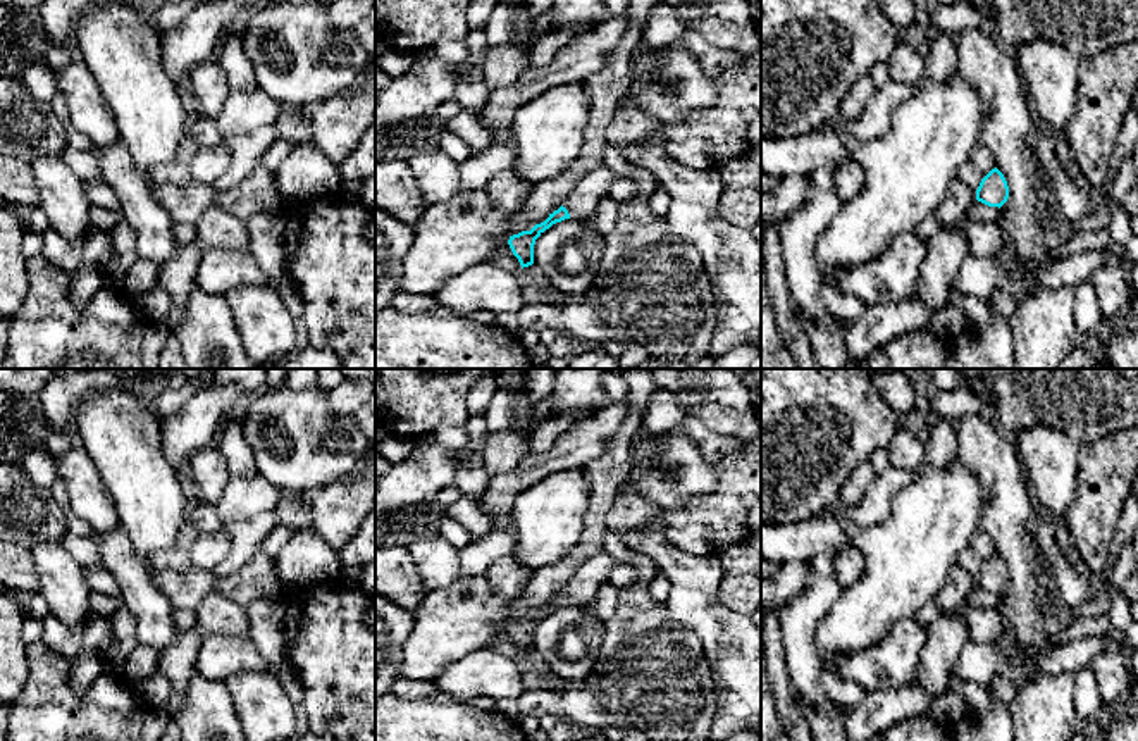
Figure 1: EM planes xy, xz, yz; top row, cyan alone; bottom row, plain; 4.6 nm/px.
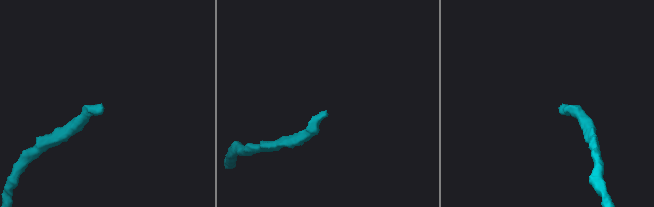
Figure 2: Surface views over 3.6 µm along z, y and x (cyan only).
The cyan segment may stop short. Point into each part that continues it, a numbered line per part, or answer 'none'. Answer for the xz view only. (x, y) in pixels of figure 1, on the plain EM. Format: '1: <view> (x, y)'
1: xz (582, 586)

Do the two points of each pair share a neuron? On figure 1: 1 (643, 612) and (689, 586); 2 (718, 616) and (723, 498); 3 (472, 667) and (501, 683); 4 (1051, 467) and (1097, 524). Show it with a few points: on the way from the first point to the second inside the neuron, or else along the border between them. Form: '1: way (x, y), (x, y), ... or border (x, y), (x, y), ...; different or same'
1: border (663, 604), (677, 622), (694, 631); different
2: border (679, 548), (689, 554), (715, 554), (718, 557); different
3: way (479, 672), (494, 676); same
4: border (1078, 459), (1078, 493), (1063, 519); different

